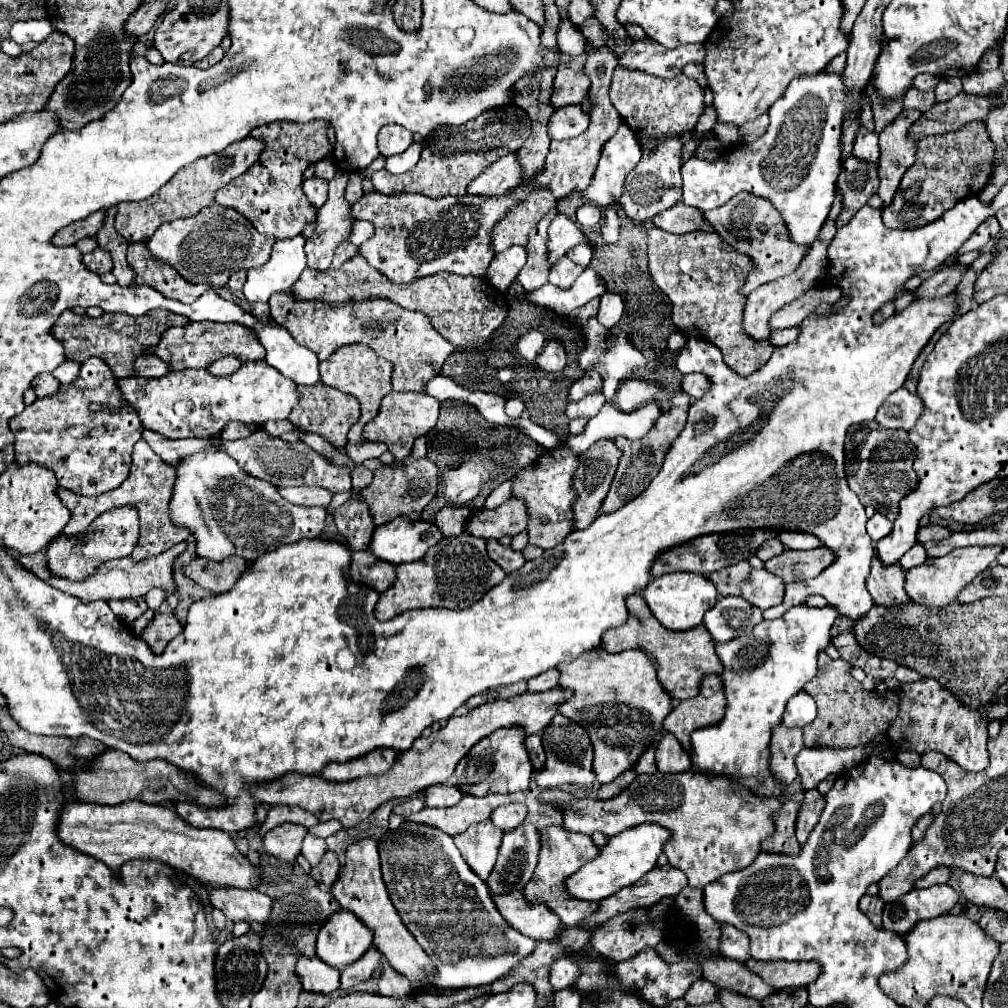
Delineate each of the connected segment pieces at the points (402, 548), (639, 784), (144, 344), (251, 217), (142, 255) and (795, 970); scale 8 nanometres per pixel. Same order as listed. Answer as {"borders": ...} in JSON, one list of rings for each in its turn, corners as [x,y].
{"borders":[[[[395,518],[385,526],[377,526],[369,550],[385,562],[405,564],[425,558],[427,550],[443,540],[443,532],[435,522]]],[[[691,770],[681,772],[681,774],[655,772],[651,776],[647,776],[647,774],[637,776],[627,790],[623,790],[617,798],[611,798],[605,802],[591,800],[591,798],[571,800],[569,794],[565,794],[561,790],[545,790],[541,794],[541,800],[563,804],[563,808],[565,808],[563,828],[569,832],[593,834],[595,830],[599,830],[607,836],[615,836],[621,830],[627,830],[639,822],[653,822],[653,824],[659,824],[667,830],[671,830],[671,840],[665,844],[663,852],[667,854],[669,864],[673,868],[679,868],[685,872],[691,888],[705,888],[709,882],[721,878],[723,874],[737,872],[737,870],[743,870],[749,864],[753,864],[755,858],[761,854],[761,842],[775,832],[773,814],[781,808],[779,798],[757,796],[753,790],[749,790],[747,786],[741,786],[735,780],[721,778],[721,776],[709,778],[707,774],[699,774],[699,772],[691,772]]],[[[67,310],[53,326],[53,334],[63,342],[67,358],[85,362],[91,356],[99,356],[101,360],[107,362],[107,366],[113,370],[115,376],[133,376],[135,358],[147,356],[159,344],[167,328],[183,326],[183,324],[187,324],[187,318],[167,310],[151,310],[143,316],[129,316],[117,312],[117,314],[103,314],[101,318],[77,316],[71,310]]],[[[311,120],[307,124],[273,122],[255,128],[251,136],[263,138],[267,142],[267,148],[263,150],[255,166],[251,166],[245,174],[231,180],[217,192],[215,202],[225,208],[239,210],[265,236],[273,236],[275,240],[295,238],[303,234],[305,226],[315,222],[317,218],[317,210],[303,194],[301,182],[303,172],[311,162],[317,162],[331,154],[331,144],[327,138],[327,122],[325,120]]],[[[133,242],[127,248],[127,262],[135,272],[135,278],[131,286],[153,286],[161,294],[175,298],[179,302],[191,304],[195,298],[199,298],[209,286],[195,286],[185,282],[177,270],[173,270],[169,264],[153,258],[147,250],[145,242]]],[[[749,960],[745,964],[751,972],[759,974],[773,988],[805,986],[819,978],[821,966],[817,962],[787,962],[787,960]]]]}

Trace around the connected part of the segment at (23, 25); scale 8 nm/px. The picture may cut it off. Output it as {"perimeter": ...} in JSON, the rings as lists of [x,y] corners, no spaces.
{"perimeter":[[[19,20],[11,26],[11,40],[27,46],[27,44],[37,44],[43,38],[47,38],[53,32],[53,24],[49,20]]]}

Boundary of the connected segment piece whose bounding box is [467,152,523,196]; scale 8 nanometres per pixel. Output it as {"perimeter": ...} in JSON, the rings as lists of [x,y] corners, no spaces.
{"perimeter":[[[515,152],[499,158],[493,162],[481,176],[477,176],[471,184],[467,194],[481,194],[481,196],[497,196],[505,194],[505,190],[515,188],[523,180],[523,166]]]}

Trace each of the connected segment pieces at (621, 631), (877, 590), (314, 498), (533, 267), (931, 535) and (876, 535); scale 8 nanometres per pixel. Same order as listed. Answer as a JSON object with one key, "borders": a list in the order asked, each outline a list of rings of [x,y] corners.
{"borders":[[[[633,596],[629,598],[629,622],[617,630],[605,632],[605,638],[601,640],[601,648],[607,652],[623,652],[627,648],[639,648],[653,658],[659,682],[665,684],[665,690],[673,694],[675,700],[689,700],[699,694],[701,680],[707,674],[721,674],[723,664],[721,658],[715,652],[715,642],[705,630],[705,626],[697,626],[697,630],[689,630],[689,634],[673,634],[673,630],[665,630],[655,618],[653,612],[649,610],[647,602],[643,596]]],[[[873,558],[873,570],[867,578],[867,590],[873,596],[875,604],[887,608],[907,604],[911,600],[905,592],[905,570],[899,564],[891,568],[881,568],[877,558]]],[[[281,488],[281,496],[299,506],[323,506],[323,508],[329,508],[333,500],[333,494],[323,488]]],[[[553,208],[549,214],[545,214],[545,218],[541,218],[541,222],[529,232],[529,240],[527,240],[527,264],[523,266],[523,270],[519,272],[517,280],[521,282],[521,286],[527,292],[533,292],[541,286],[547,284],[547,276],[549,276],[549,248],[547,248],[547,240],[549,240],[549,224],[551,220],[559,214],[557,208]]],[[[923,526],[923,528],[919,528],[919,532],[917,532],[917,540],[919,542],[929,542],[929,540],[941,540],[941,538],[947,538],[951,532],[947,530],[947,528],[943,528],[943,526]]],[[[873,514],[867,520],[867,532],[877,542],[877,540],[881,540],[893,532],[893,522],[887,520],[883,514]]]]}

